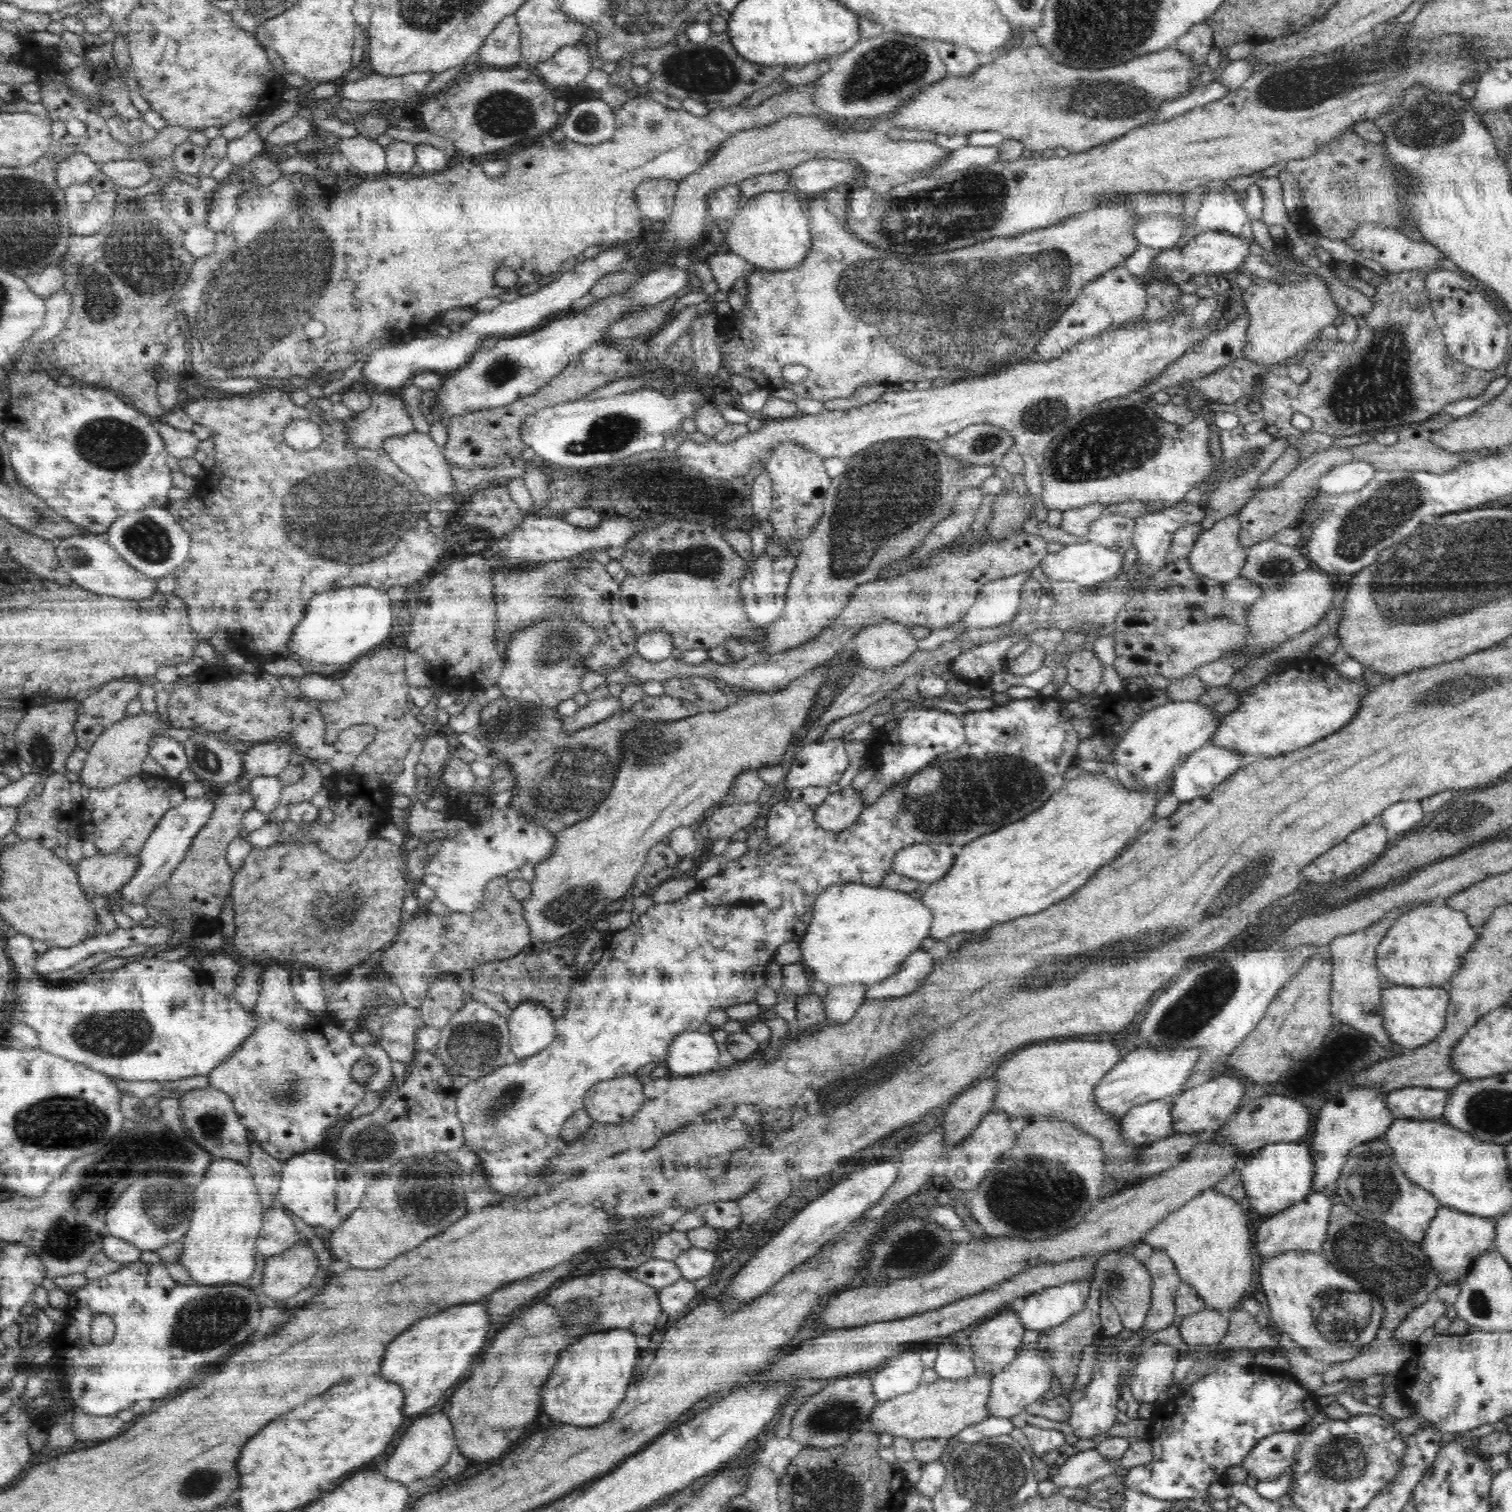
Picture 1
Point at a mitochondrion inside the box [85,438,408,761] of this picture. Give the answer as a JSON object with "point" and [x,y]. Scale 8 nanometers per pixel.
{"point":[147,539]}

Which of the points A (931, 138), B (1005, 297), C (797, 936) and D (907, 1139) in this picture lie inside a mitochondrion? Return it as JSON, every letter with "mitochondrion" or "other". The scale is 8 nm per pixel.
{"A":"other","B":"mitochondrion","C":"other","D":"other"}

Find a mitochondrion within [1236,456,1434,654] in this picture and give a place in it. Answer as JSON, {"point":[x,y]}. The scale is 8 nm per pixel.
{"point":[1369,524]}

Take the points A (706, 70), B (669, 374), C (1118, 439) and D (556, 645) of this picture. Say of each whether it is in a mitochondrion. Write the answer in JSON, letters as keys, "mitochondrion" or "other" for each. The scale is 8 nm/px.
{"A":"mitochondrion","B":"other","C":"mitochondrion","D":"mitochondrion"}

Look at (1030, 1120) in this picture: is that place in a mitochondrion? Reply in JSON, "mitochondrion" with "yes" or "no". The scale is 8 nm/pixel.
{"mitochondrion":"no"}

